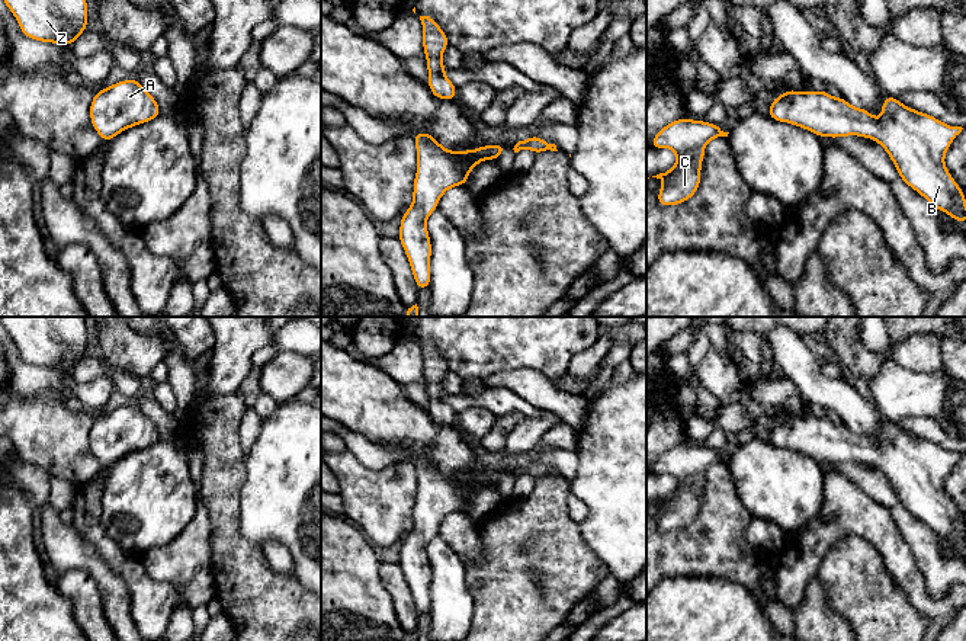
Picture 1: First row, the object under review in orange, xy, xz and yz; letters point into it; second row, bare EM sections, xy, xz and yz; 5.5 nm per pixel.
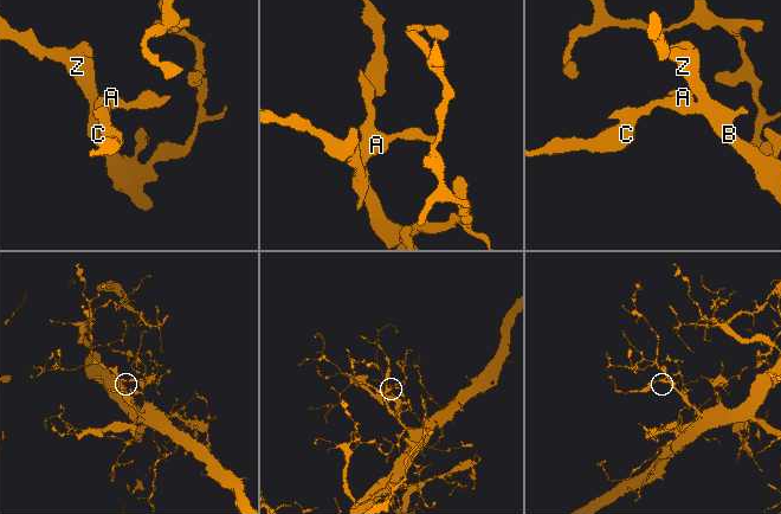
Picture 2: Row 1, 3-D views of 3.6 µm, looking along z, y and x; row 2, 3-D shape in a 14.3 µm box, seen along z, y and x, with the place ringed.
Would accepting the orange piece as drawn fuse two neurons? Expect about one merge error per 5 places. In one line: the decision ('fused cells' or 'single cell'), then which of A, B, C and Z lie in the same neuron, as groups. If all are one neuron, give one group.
single cell; groups A B C Z

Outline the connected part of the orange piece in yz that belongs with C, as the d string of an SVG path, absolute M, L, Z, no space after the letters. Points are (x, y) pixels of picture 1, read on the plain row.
M677 445L661 453L651 474L671 474L675 481L675 490L657 504L662 506L662 513L657 526L662 532L678 531L689 526L699 515L702 487L706 469L718 462L728 462L718 449L709 449L699 445Z

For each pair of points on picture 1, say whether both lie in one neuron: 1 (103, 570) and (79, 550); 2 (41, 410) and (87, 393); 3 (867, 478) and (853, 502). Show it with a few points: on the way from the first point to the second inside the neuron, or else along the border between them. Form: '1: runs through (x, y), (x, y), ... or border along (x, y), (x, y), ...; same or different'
1: runs through (98, 569), (84, 555); same
2: border along (71, 378), (66, 387), (67, 398); different
3: border along (833, 470), (846, 476), (870, 497), (889, 509); different

